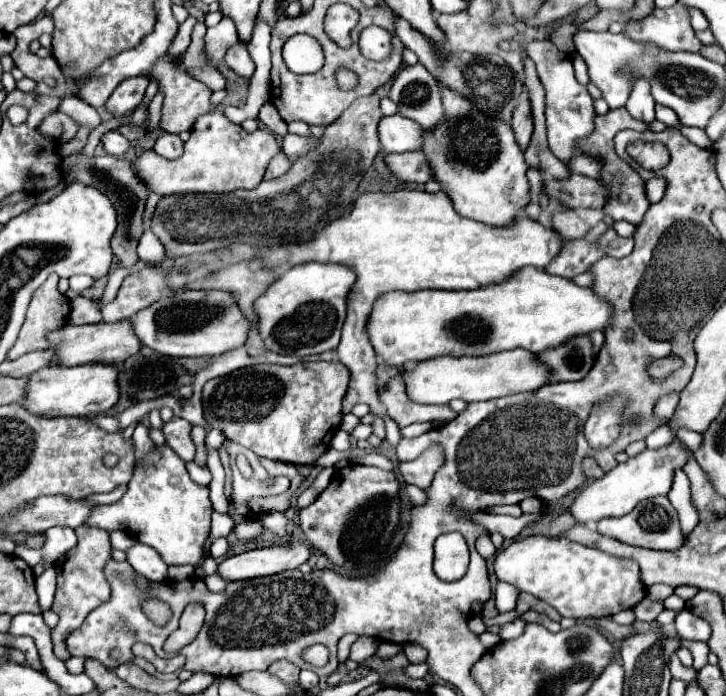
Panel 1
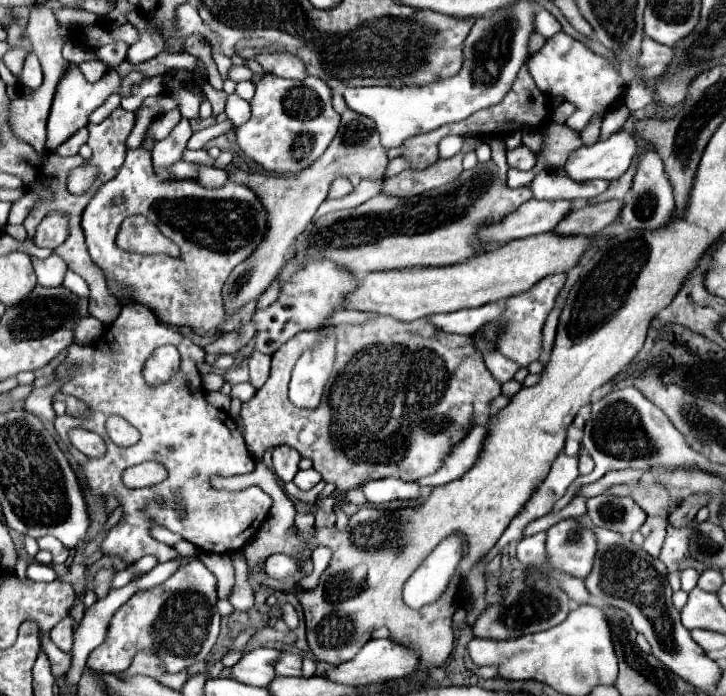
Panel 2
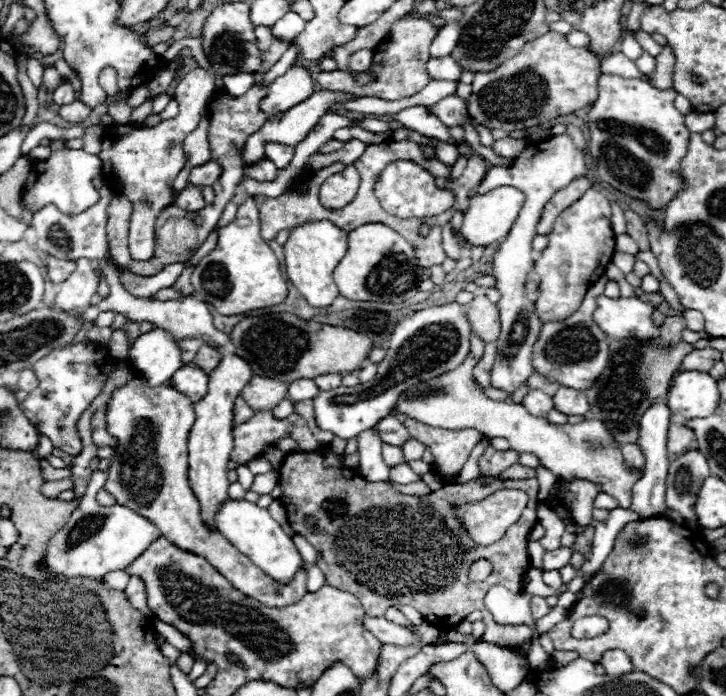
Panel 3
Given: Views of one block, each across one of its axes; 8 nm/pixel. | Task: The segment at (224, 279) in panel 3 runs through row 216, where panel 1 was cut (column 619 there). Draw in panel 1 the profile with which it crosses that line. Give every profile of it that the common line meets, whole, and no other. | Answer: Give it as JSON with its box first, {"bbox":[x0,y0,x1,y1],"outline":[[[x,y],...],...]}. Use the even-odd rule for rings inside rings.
{"bbox":[598,228,634,258],"outline":[[[608,228],[600,238],[598,238],[598,246],[604,254],[612,256],[612,258],[624,258],[632,252],[634,248],[634,240],[632,238],[622,238],[618,236],[612,228]]]}

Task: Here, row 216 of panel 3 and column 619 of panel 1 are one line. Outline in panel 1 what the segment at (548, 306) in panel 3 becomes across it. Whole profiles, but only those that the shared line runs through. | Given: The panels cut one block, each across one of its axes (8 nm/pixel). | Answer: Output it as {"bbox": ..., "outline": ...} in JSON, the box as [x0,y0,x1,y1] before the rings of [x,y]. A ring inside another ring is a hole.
{"bbox":[494,536,646,620],"outline":[[[526,536],[526,538],[514,540],[506,550],[502,550],[496,556],[494,572],[496,572],[498,580],[514,584],[516,588],[520,588],[520,592],[528,592],[528,594],[548,602],[562,616],[574,618],[574,620],[614,616],[620,610],[634,608],[646,596],[646,586],[640,580],[640,570],[634,560],[612,556],[598,548],[588,548],[588,546],[576,544],[564,536]]]}

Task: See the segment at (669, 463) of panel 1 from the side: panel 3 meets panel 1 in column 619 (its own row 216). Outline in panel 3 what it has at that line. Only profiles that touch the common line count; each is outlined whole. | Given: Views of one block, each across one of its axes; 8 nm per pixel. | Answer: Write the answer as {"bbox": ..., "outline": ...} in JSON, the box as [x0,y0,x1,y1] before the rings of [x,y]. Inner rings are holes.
{"bbox":[460,186,526,246],"outline":[[[500,186],[500,188],[490,190],[488,194],[472,196],[470,208],[464,214],[464,224],[462,224],[460,232],[466,236],[466,240],[472,246],[486,246],[486,244],[492,244],[492,242],[500,242],[510,232],[524,200],[526,200],[526,196],[518,188],[512,188],[512,186]]]}

